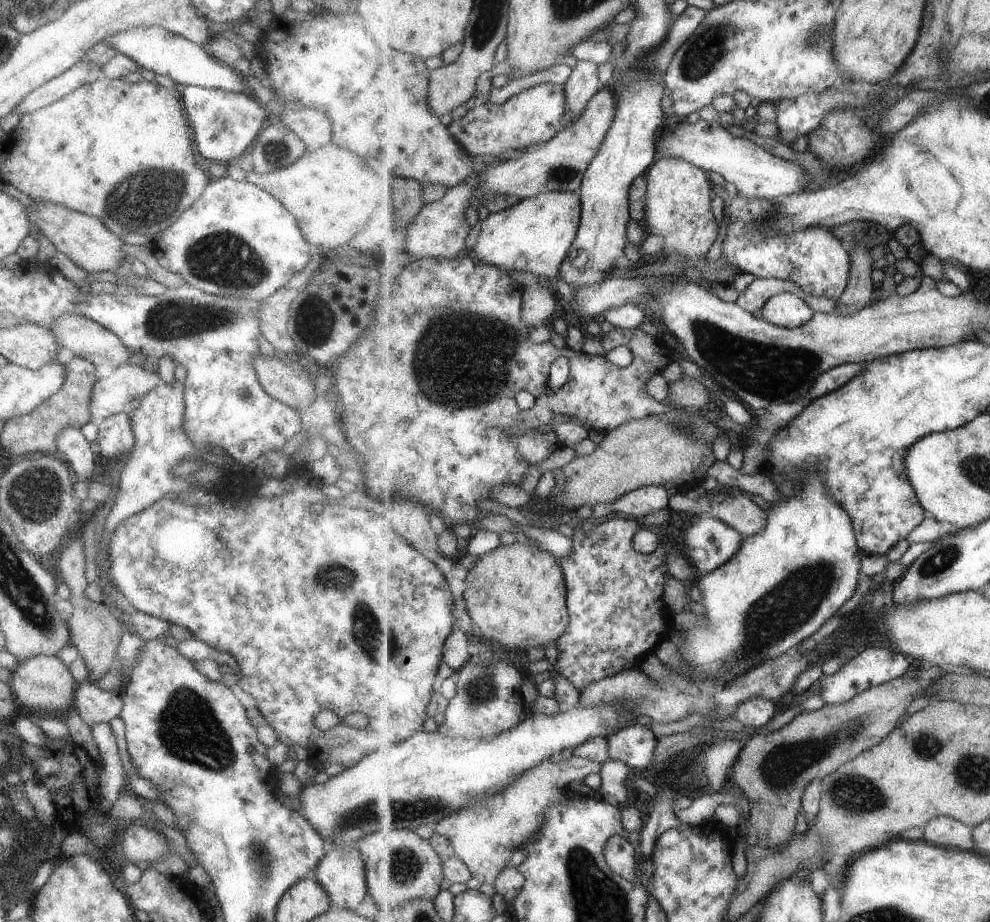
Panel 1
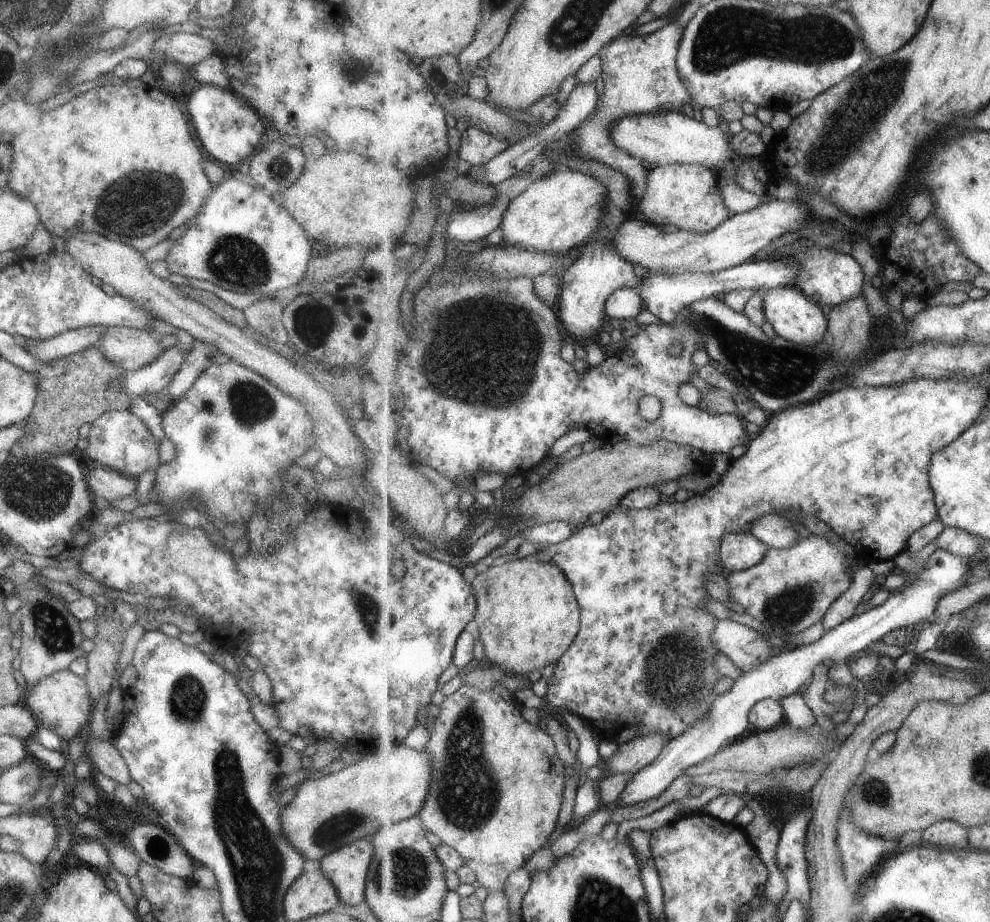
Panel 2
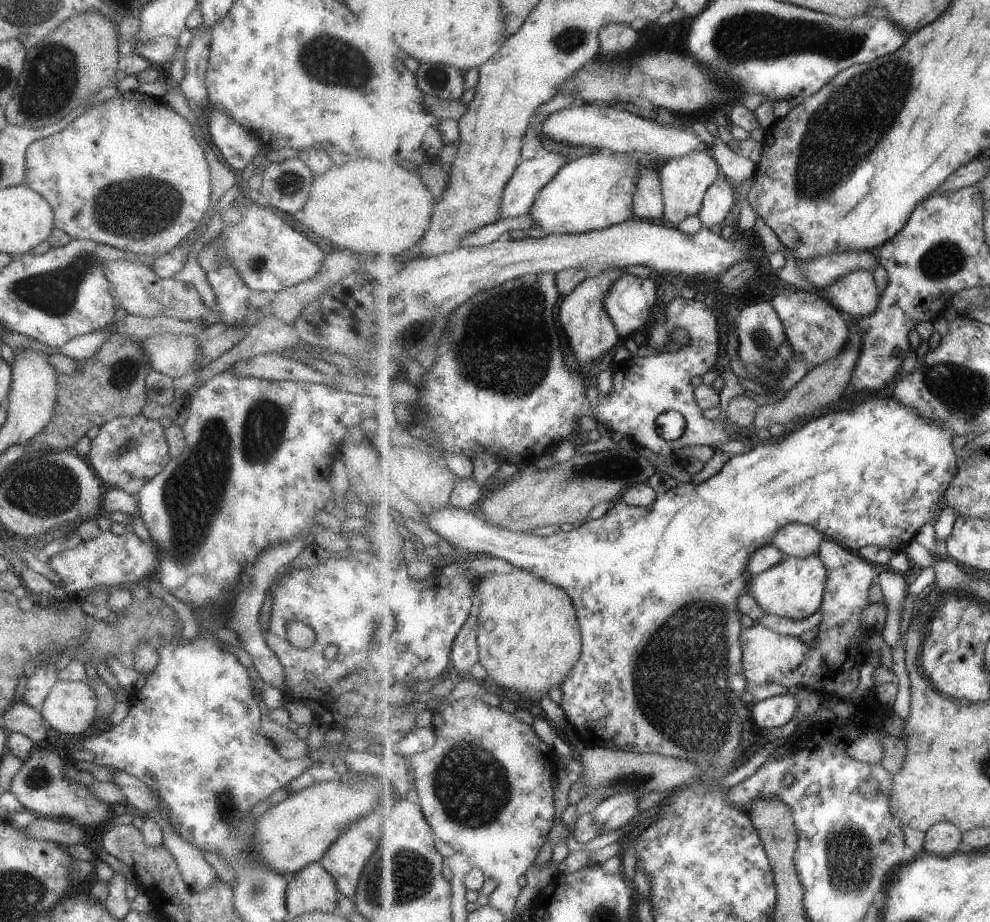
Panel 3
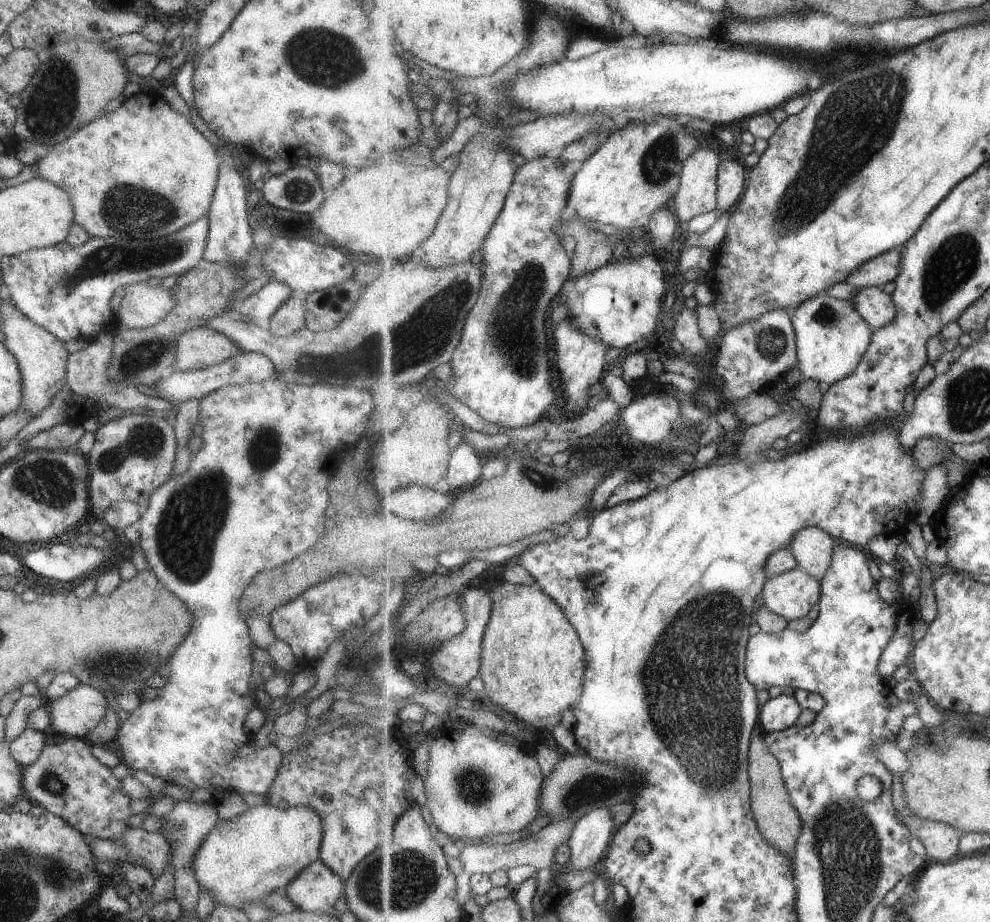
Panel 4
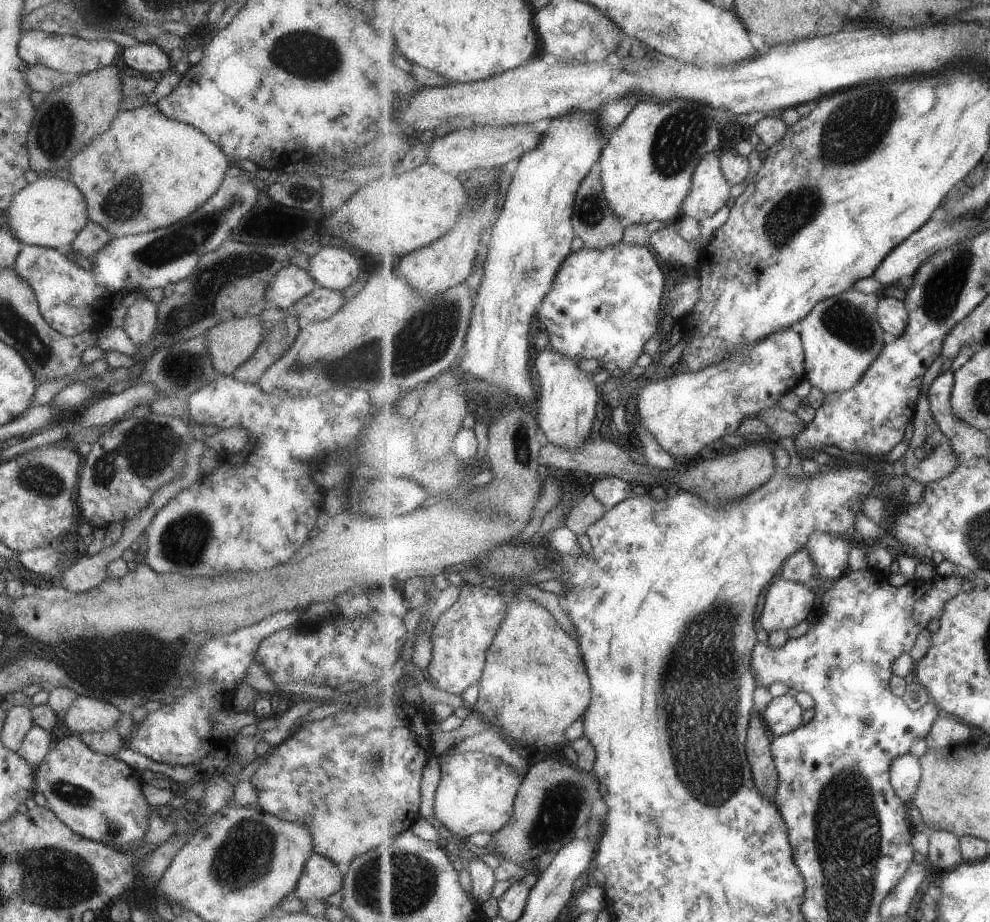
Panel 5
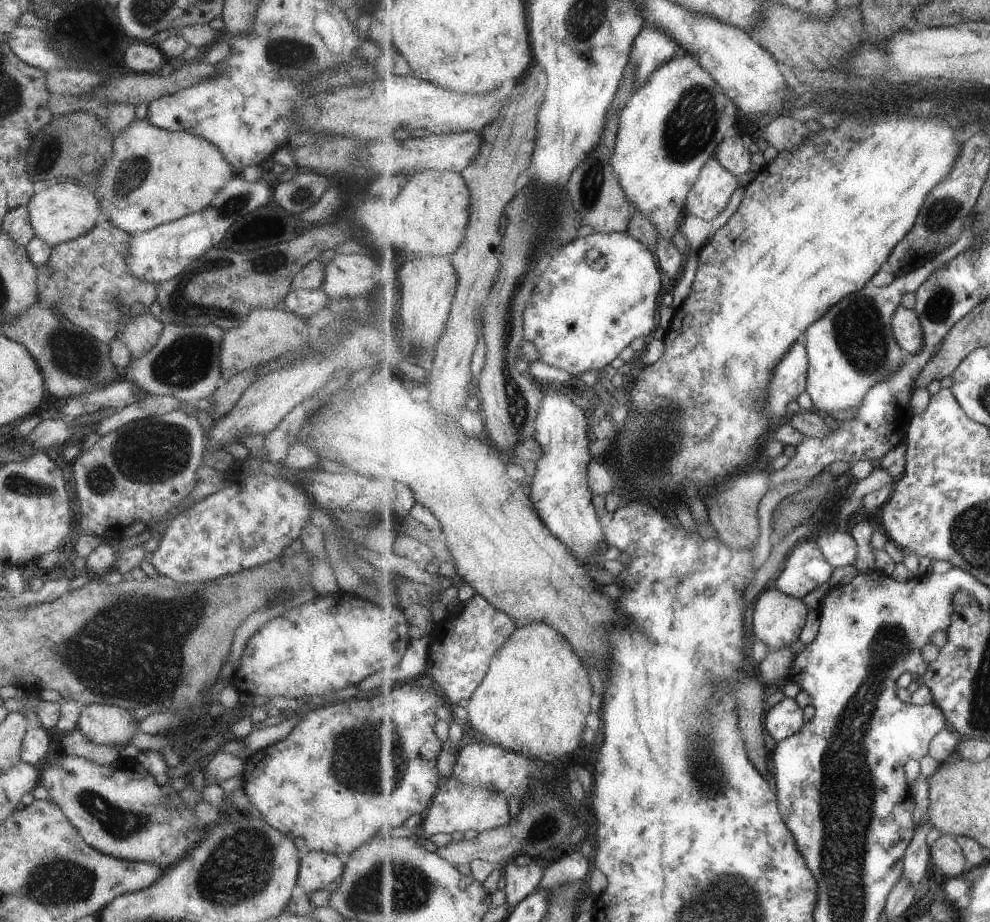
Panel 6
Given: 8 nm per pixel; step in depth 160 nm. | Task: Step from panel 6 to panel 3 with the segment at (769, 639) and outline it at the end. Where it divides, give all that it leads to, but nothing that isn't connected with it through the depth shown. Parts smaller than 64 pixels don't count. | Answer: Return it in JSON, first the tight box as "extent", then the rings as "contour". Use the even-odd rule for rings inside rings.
{"extent":[748,554,829,620],"contour":[[[818,554],[808,559],[785,558],[777,566],[754,575],[750,580],[748,592],[757,599],[767,613],[803,620],[821,610],[828,578],[829,570]]]}

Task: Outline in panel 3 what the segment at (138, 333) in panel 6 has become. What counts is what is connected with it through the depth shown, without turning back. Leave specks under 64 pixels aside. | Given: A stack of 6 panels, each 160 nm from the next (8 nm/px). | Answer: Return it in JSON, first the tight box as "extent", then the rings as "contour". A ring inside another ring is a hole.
{"extent":[102,259,205,321],"contour":[[[119,259],[114,263],[104,263],[105,270],[102,270],[115,295],[113,298],[126,312],[127,315],[136,317],[167,317],[180,321],[203,320],[202,312],[205,306],[199,299],[197,291],[190,283],[182,283],[173,277],[159,278],[149,265],[143,265],[136,261]]]}

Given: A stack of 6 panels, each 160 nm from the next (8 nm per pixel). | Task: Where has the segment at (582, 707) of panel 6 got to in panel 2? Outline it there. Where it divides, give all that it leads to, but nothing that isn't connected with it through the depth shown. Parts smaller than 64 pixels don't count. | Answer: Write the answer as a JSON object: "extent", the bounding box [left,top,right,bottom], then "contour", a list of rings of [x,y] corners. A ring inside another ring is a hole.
{"extent":[471,557,582,678],"contour":[[[531,557],[513,558],[502,564],[481,568],[471,582],[477,598],[477,610],[473,618],[478,627],[478,641],[492,664],[497,664],[507,676],[527,678],[533,670],[543,670],[560,661],[571,648],[582,625],[582,607],[574,586],[566,574],[551,563],[542,563]]]}

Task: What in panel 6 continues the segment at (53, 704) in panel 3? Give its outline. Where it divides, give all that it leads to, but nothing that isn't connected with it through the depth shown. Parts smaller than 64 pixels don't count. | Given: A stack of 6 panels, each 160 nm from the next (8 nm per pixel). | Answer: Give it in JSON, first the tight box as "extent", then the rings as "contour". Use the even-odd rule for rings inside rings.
{"extent":[76,704,136,748],"contour":[[[83,704],[79,710],[76,730],[95,744],[123,748],[135,734],[136,722],[131,714],[114,705]]]}

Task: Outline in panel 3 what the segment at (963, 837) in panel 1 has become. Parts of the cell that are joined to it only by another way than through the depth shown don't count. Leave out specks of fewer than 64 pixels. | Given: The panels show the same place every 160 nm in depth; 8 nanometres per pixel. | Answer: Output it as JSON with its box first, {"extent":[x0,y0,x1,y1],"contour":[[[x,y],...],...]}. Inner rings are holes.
{"extent":[926,823,962,856],"contour":[[[937,823],[926,832],[926,851],[941,856],[957,853],[960,850],[962,834],[962,830],[953,823]]]}

